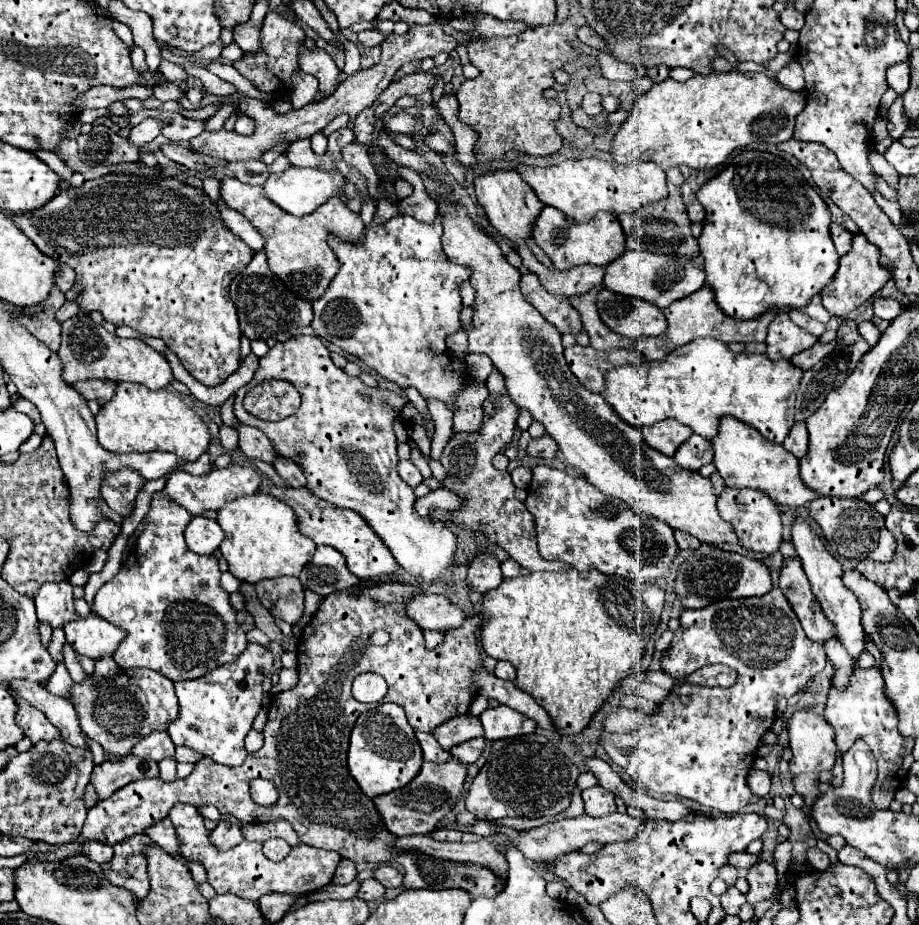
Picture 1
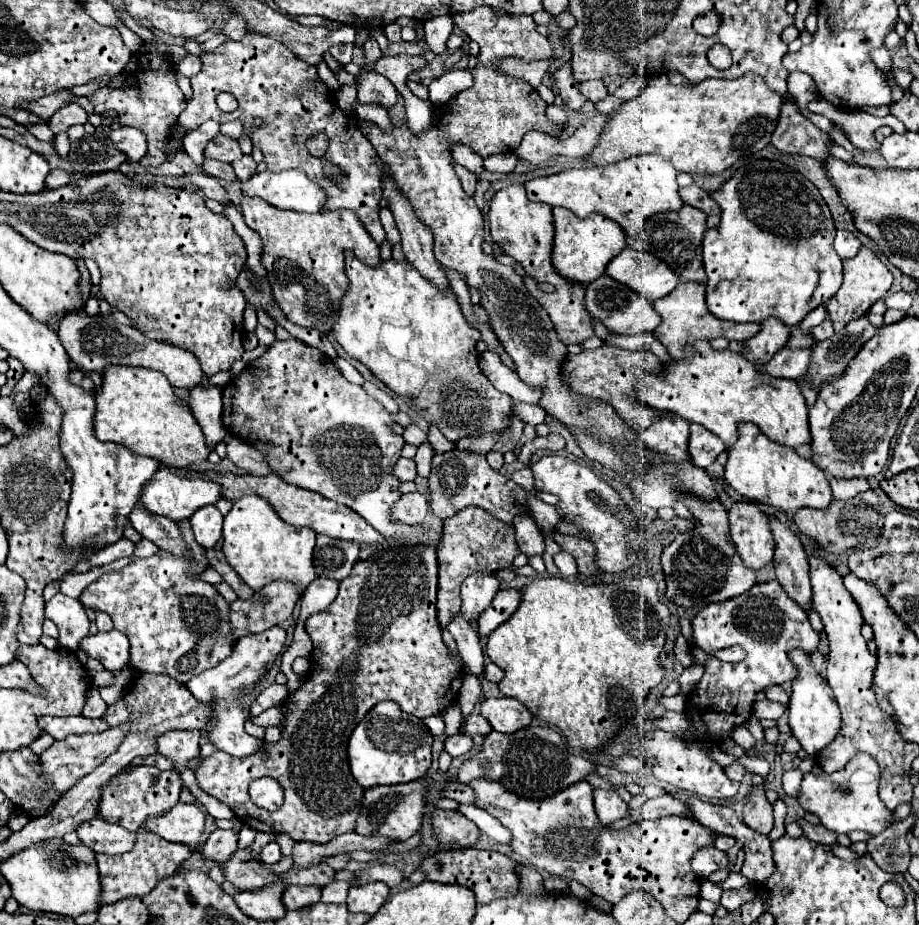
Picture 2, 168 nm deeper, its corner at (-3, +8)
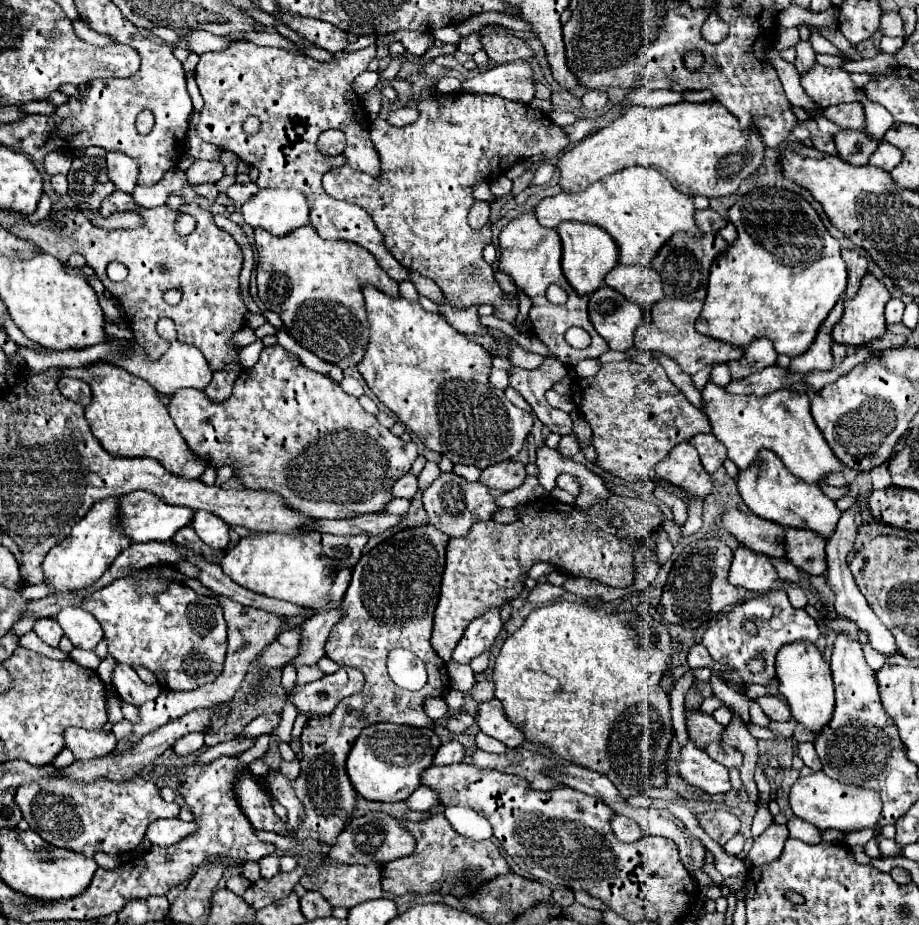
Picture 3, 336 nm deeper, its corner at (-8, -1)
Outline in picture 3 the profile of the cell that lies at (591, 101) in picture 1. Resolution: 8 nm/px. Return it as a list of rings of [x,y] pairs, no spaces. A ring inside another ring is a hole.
[[[588,90],[582,96],[582,104],[584,104],[584,108],[600,112],[600,110],[604,110],[608,106],[608,94],[604,90]]]

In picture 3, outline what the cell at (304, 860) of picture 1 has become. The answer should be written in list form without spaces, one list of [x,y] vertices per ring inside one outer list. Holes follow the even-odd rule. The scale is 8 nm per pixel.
[[[160,818],[148,826],[146,838],[150,840],[150,844],[156,846],[172,846],[180,842],[184,836],[192,836],[196,830],[198,830],[196,820],[184,822],[180,818]]]

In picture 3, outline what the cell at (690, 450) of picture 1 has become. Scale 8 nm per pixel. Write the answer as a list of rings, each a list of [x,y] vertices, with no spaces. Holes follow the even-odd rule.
[[[698,434],[690,440],[690,444],[698,450],[702,466],[708,474],[714,474],[726,460],[726,448],[712,434]]]

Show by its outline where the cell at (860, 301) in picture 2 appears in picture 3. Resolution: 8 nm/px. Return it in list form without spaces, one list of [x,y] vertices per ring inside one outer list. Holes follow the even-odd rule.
[[[868,272],[854,298],[844,300],[844,314],[832,336],[846,346],[860,346],[886,332],[884,306],[890,300],[888,288]]]

